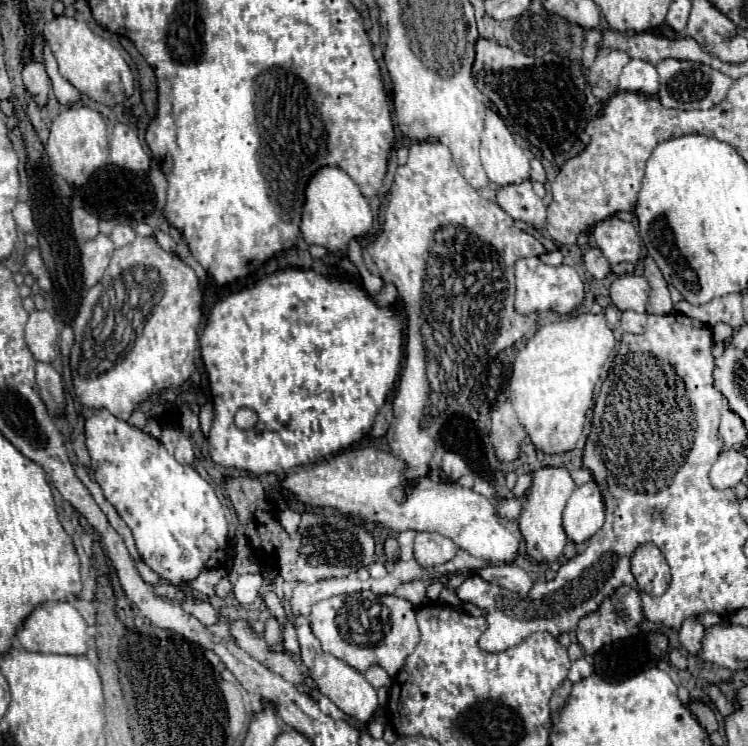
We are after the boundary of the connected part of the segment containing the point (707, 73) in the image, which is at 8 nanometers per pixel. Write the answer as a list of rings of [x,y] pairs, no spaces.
[[[662,60],[658,66],[660,76],[660,92],[658,98],[666,108],[680,108],[680,110],[708,110],[716,104],[720,104],[730,86],[732,78],[706,66],[700,62],[686,62],[686,60]]]

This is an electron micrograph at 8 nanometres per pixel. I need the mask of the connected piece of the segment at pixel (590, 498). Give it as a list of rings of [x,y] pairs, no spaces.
[[[596,482],[578,486],[566,502],[562,528],[572,542],[590,540],[604,524],[604,502]]]

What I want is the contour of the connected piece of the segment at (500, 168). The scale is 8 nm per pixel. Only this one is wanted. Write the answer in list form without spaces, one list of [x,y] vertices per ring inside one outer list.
[[[486,106],[484,130],[480,136],[480,158],[490,182],[498,186],[524,182],[530,178],[530,162],[516,146],[500,114]]]

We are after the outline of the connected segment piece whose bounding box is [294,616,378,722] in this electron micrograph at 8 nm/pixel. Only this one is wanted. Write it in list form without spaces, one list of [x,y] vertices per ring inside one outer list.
[[[294,616],[294,624],[296,624],[296,630],[298,630],[298,642],[300,642],[300,648],[302,648],[302,664],[310,670],[310,674],[312,674],[316,686],[320,688],[320,692],[326,694],[348,716],[354,716],[360,722],[370,722],[374,718],[376,710],[378,710],[376,688],[364,678],[362,672],[358,672],[356,668],[348,666],[346,662],[342,662],[342,660],[326,654],[320,648],[320,642],[312,634],[312,630],[308,626],[308,620],[304,616]]]

